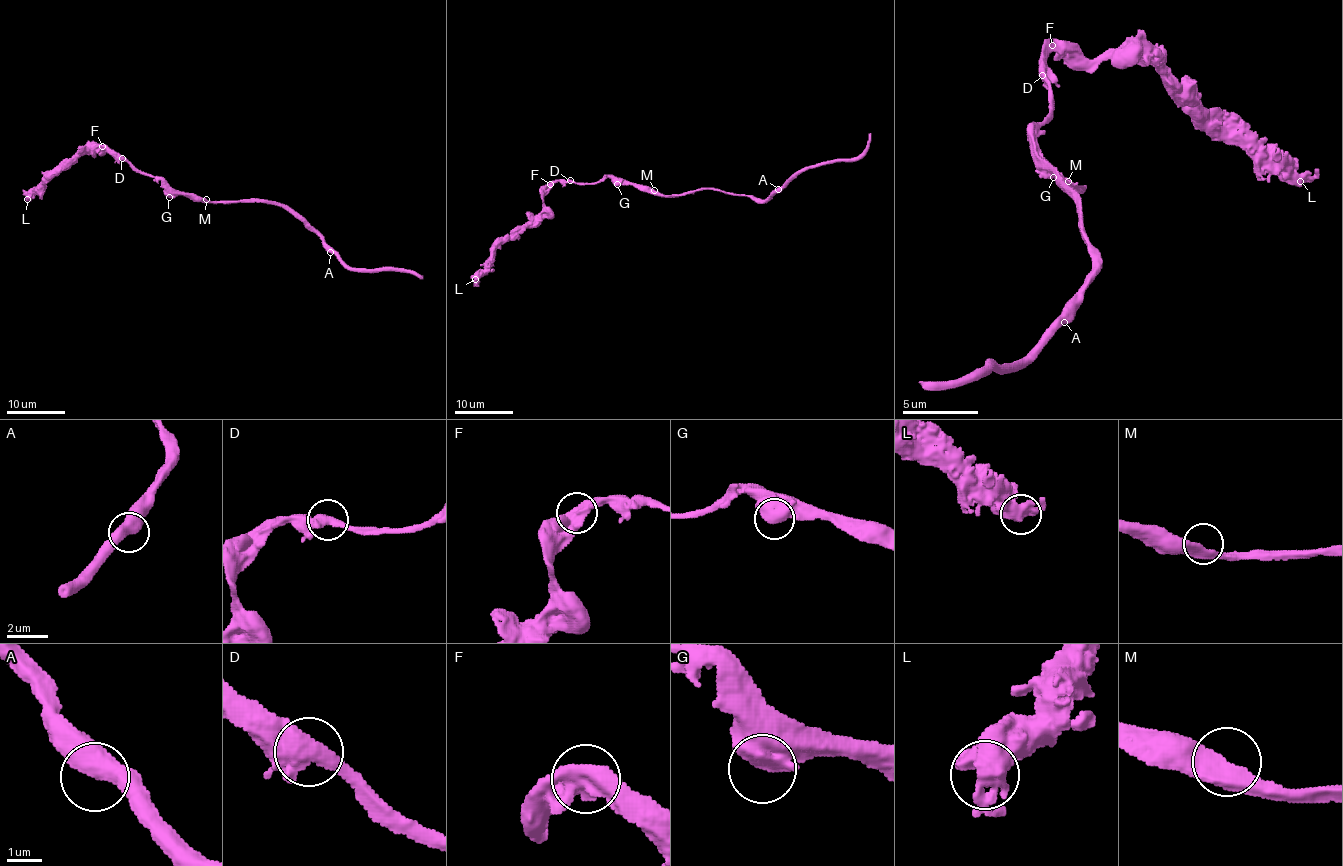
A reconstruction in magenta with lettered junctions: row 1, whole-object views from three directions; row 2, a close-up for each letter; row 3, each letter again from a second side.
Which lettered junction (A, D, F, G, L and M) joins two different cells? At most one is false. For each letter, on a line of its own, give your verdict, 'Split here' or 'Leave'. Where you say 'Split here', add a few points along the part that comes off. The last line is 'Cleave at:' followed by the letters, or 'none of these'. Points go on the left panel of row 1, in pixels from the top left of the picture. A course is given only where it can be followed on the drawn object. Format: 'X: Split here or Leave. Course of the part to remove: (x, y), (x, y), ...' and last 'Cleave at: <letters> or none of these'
A: Leave
D: Leave
F: Leave
G: Leave
L: Leave
M: Leave
Cleave at: none of these

